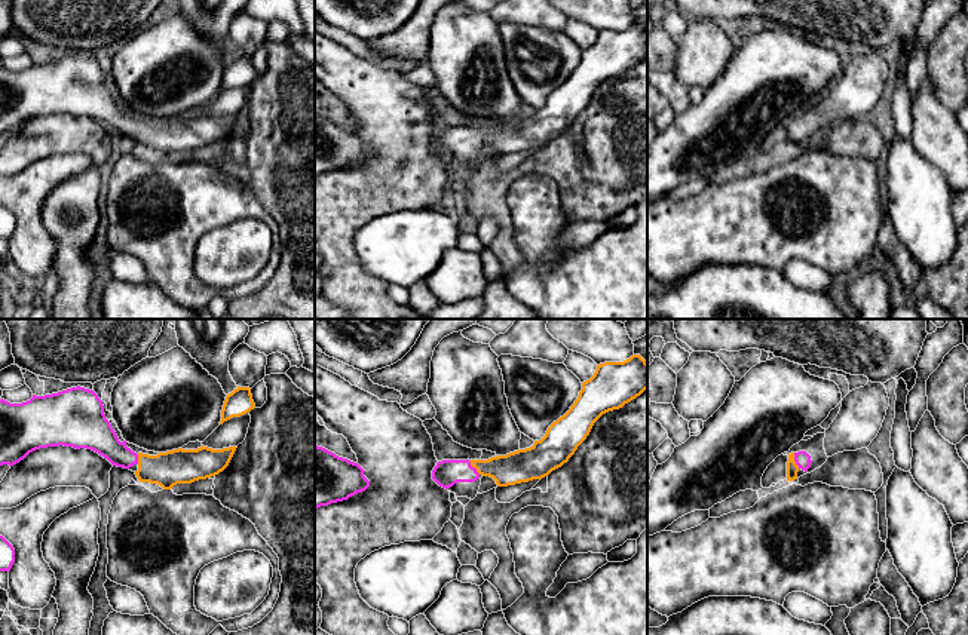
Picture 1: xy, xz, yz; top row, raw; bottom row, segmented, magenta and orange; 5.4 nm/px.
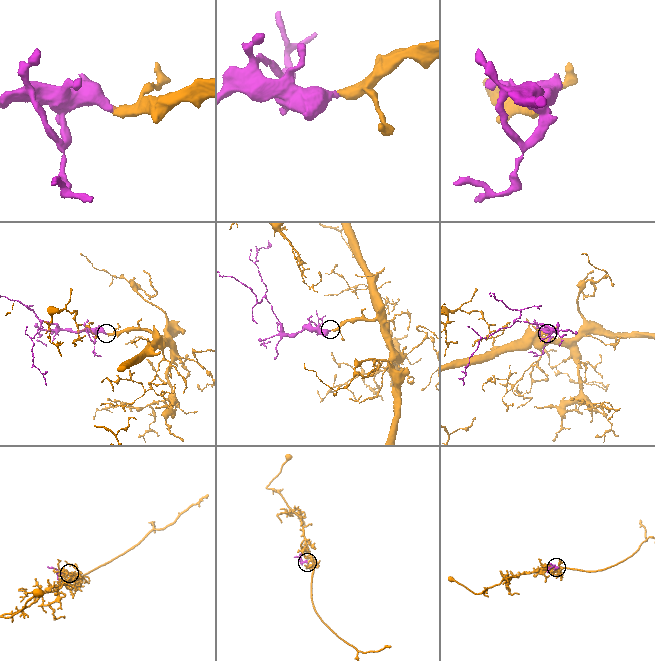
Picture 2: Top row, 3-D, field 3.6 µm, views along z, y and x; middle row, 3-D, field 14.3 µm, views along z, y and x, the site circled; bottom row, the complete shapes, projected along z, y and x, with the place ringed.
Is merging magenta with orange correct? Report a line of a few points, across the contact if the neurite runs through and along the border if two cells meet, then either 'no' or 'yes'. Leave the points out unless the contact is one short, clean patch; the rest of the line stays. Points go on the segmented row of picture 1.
yz (802, 459), (795, 460), (792, 468) | yes

